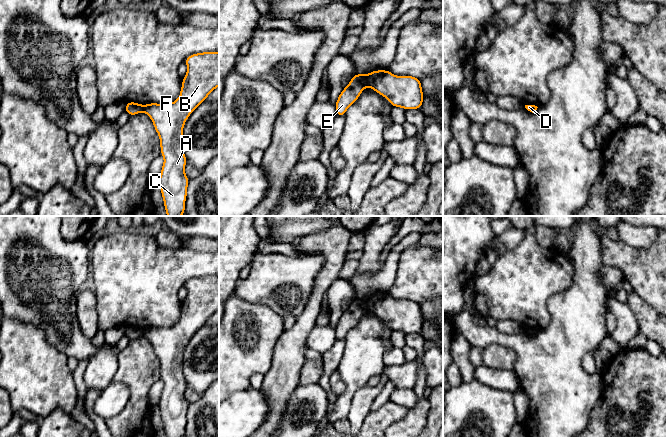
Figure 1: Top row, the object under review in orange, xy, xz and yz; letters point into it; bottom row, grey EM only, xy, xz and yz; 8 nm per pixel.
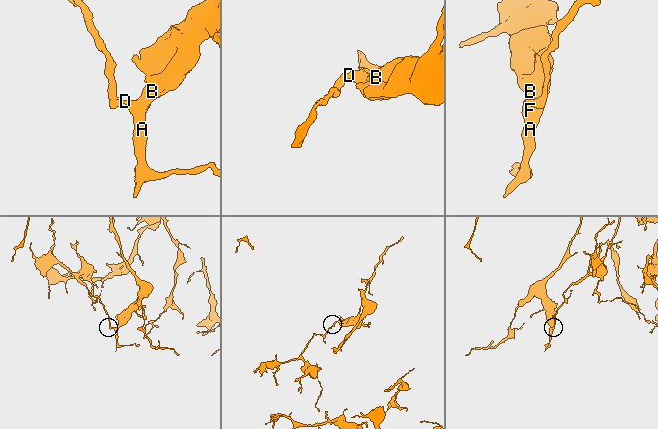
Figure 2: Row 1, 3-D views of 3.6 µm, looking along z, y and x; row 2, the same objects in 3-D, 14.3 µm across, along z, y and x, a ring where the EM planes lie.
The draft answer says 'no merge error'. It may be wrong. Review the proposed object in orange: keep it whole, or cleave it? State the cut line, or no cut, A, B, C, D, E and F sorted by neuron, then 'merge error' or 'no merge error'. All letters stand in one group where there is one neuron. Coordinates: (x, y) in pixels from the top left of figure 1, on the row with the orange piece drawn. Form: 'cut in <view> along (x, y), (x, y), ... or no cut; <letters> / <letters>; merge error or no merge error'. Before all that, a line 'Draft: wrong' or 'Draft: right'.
Draft: wrong
cut in xz along (366, 75), (367, 85); A B C D F / E; merge error

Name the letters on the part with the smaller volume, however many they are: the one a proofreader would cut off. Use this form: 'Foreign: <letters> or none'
Foreign: E

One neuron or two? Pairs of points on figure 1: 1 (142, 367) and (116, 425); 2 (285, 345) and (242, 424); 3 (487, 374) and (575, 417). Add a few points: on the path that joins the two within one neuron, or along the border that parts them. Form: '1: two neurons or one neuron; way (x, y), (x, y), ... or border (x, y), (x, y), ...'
1: one neuron; way (139, 381), (138, 403), (130, 411)
2: two neurons; border (260, 388), (267, 403), (267, 412)
3: two neurons; border (513, 372), (521, 387)

